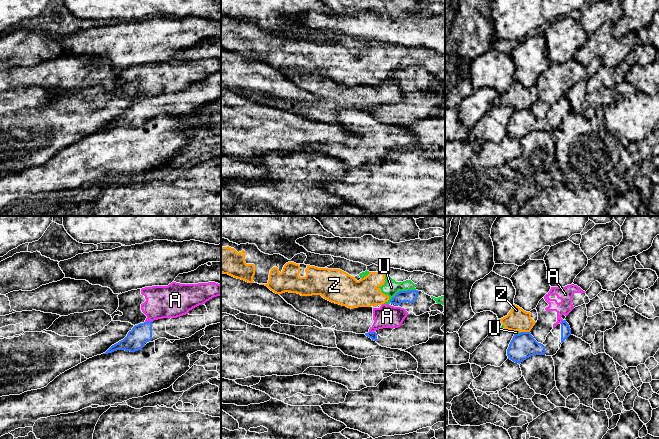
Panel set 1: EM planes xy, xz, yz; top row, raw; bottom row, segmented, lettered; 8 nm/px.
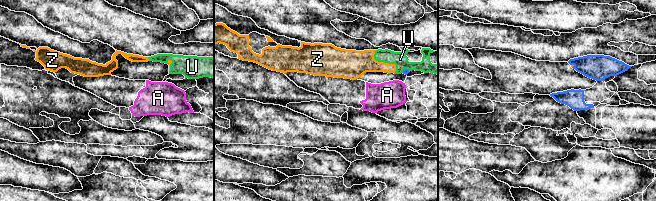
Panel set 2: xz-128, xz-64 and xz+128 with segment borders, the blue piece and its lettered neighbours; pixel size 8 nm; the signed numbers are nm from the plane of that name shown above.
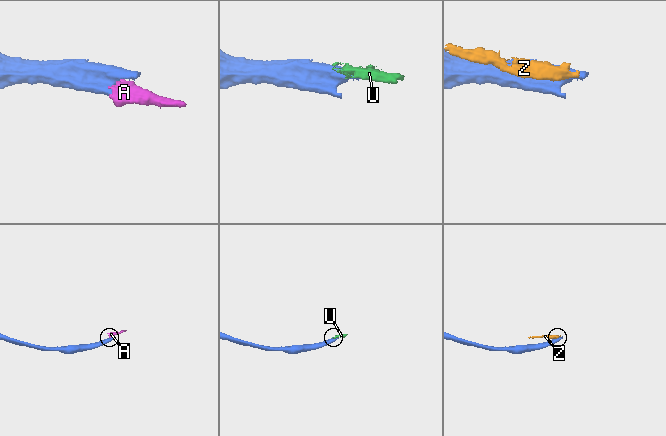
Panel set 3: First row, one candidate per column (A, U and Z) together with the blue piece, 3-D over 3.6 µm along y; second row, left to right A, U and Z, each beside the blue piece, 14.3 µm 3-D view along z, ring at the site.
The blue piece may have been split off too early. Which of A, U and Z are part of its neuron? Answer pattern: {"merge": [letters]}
{"merge": []}

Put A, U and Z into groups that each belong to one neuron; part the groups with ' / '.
A / U Z

